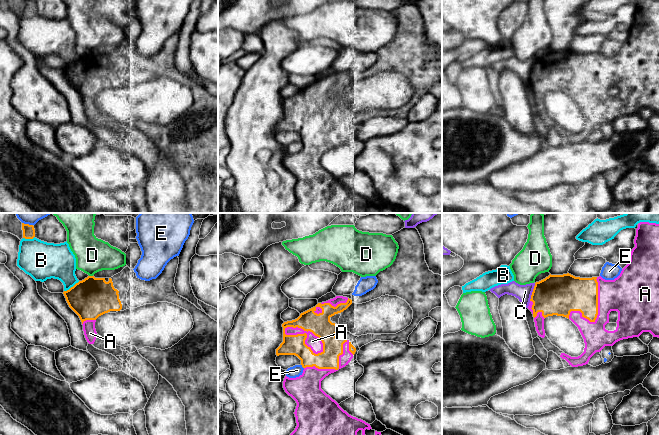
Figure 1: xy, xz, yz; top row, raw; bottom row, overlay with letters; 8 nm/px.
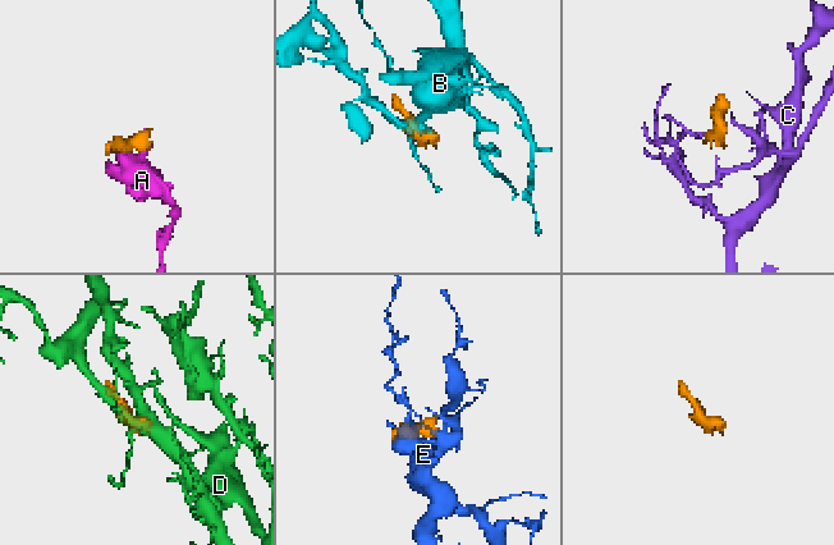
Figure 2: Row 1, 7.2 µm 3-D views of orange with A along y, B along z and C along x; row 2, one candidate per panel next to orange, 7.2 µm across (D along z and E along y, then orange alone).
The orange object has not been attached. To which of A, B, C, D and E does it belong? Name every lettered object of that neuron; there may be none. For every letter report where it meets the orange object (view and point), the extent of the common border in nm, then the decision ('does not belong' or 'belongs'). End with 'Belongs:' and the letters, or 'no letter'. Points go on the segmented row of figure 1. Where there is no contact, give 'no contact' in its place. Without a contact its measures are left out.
A: xz (308, 330) | 380 nm | belongs
B: xy (71, 287) | 150 nm | does not belong
C: yz (532, 292) | 150 nm | does not belong
D: xy (91, 276) | 30 nm | does not belong
E: xz (302, 366) | 40 nm | does not belong
Belongs: A

